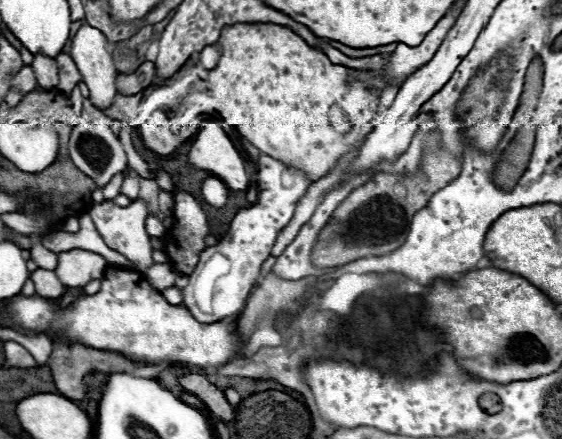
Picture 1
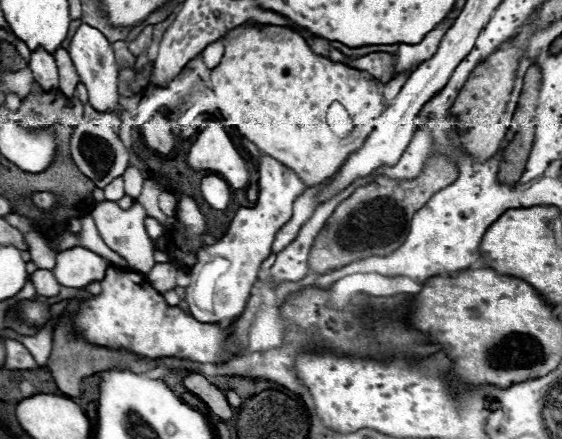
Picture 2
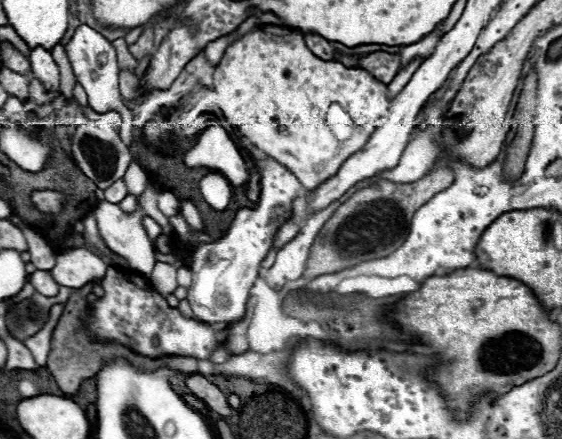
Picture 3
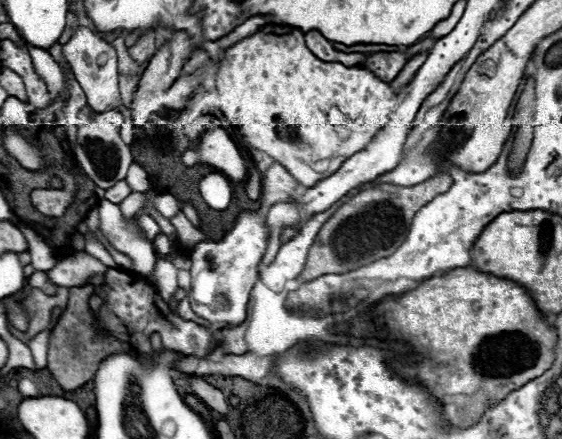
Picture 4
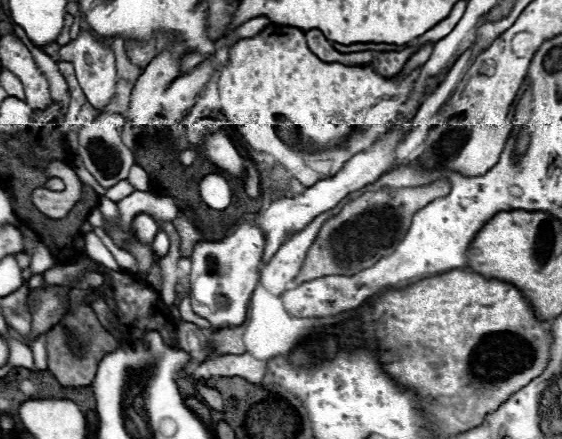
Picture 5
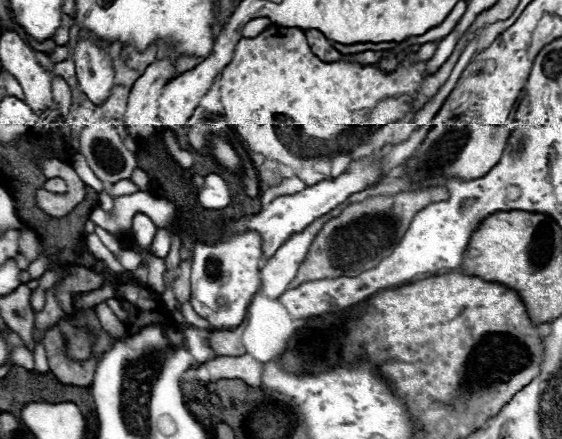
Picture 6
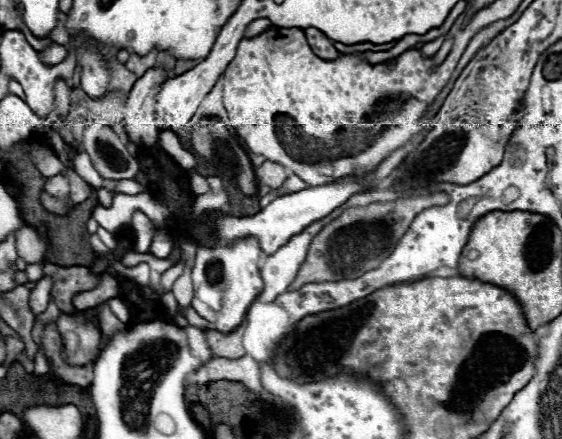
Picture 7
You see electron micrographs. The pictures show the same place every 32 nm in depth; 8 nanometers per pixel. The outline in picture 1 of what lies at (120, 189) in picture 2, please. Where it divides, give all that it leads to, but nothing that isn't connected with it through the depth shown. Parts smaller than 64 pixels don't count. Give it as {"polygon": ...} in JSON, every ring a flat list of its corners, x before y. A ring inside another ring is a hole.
{"polygon":[[116,174,114,180,110,180,110,184,106,184,106,186,102,188,102,194,104,194,106,200,112,200,114,196,120,194,120,184,122,184,122,180,124,180,124,174]]}

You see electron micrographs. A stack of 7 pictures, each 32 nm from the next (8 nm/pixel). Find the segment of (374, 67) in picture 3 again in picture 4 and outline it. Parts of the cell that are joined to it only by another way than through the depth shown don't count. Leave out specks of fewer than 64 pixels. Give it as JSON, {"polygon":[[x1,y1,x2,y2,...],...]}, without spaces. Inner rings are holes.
{"polygon":[[376,52,368,60,362,62,366,70,374,72,384,82,392,82,404,64,406,60,402,52]]}

